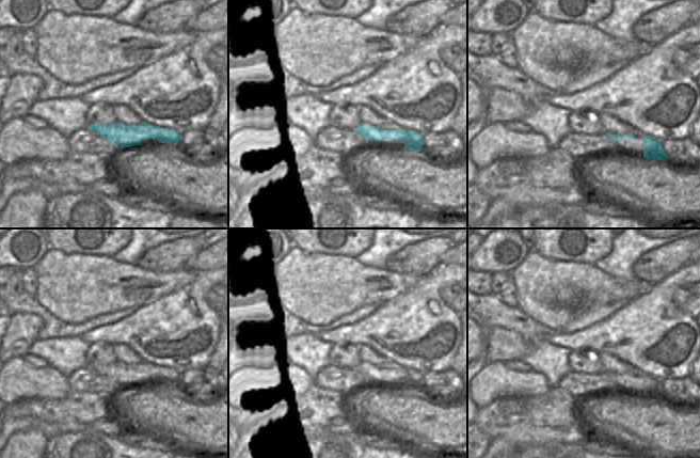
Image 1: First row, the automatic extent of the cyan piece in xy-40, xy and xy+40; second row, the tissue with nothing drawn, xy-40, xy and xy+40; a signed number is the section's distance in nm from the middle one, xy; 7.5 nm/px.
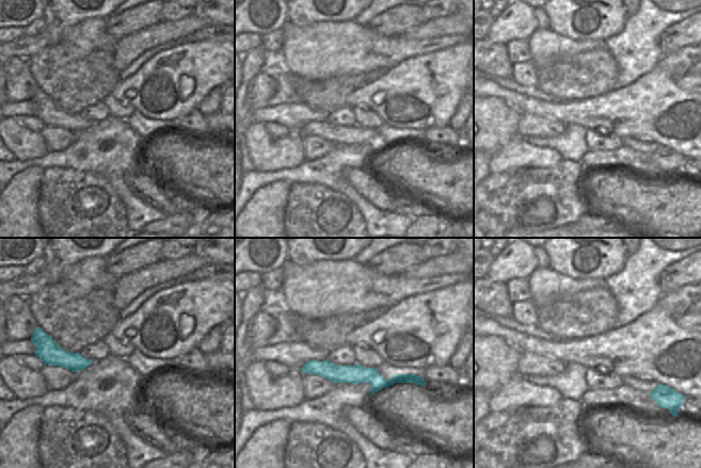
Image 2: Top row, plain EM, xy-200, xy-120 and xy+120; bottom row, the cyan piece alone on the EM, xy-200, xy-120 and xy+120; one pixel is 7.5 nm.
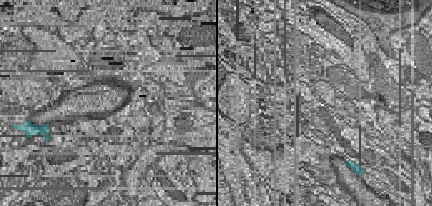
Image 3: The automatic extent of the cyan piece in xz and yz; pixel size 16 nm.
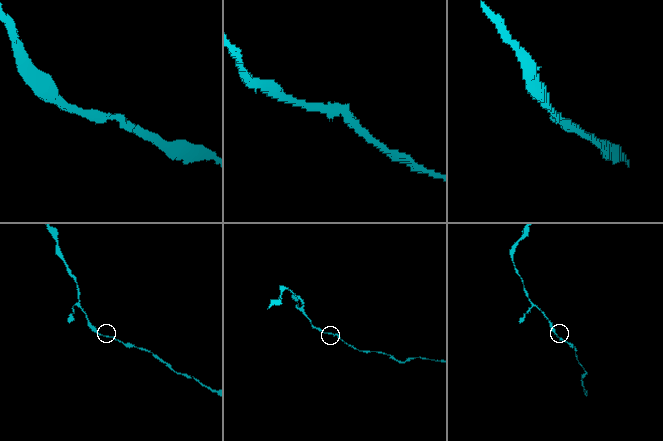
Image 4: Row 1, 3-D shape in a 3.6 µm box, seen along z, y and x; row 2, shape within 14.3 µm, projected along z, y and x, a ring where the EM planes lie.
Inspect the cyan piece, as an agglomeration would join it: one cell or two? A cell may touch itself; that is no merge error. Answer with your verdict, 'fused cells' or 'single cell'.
single cell

